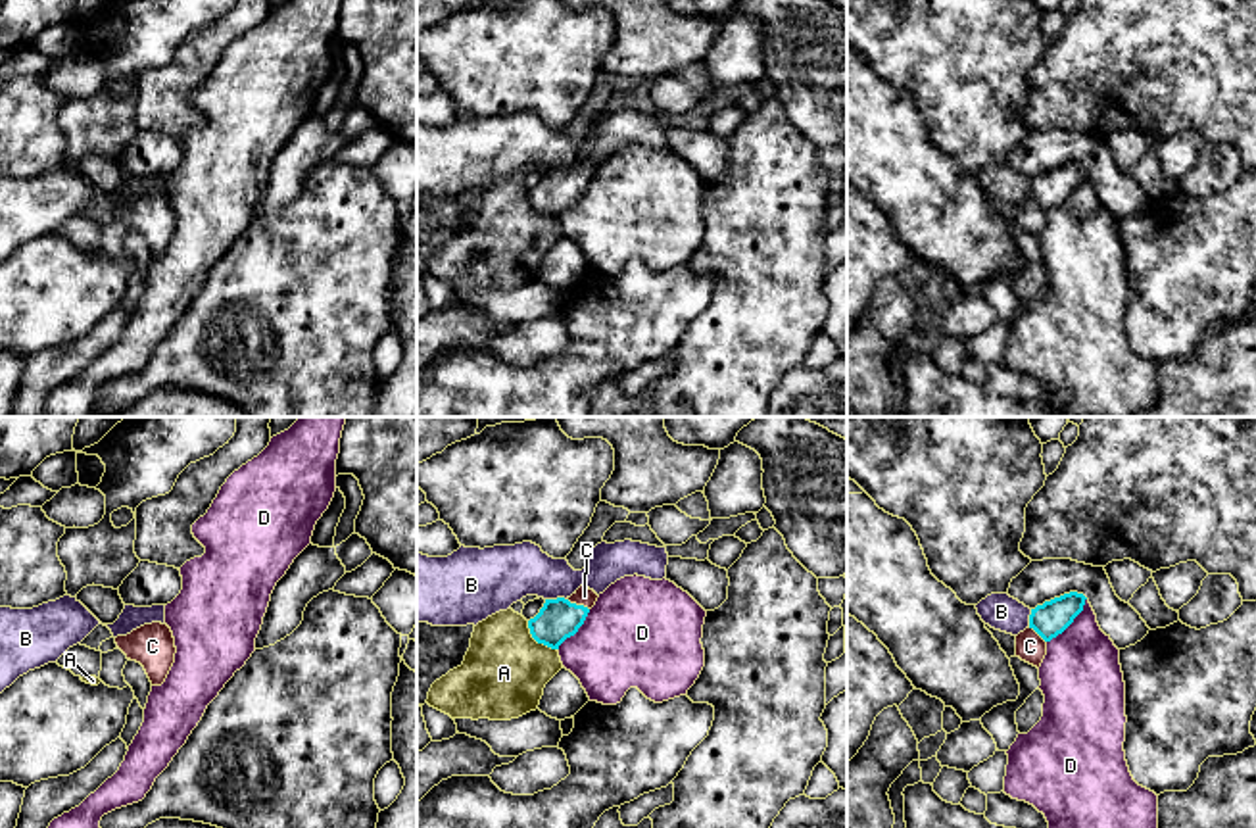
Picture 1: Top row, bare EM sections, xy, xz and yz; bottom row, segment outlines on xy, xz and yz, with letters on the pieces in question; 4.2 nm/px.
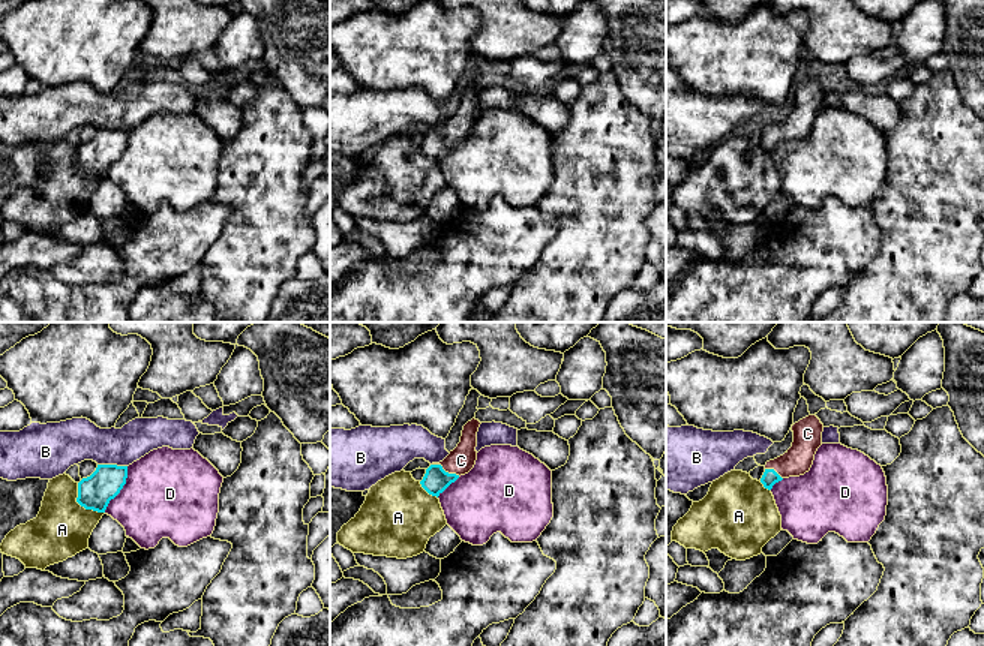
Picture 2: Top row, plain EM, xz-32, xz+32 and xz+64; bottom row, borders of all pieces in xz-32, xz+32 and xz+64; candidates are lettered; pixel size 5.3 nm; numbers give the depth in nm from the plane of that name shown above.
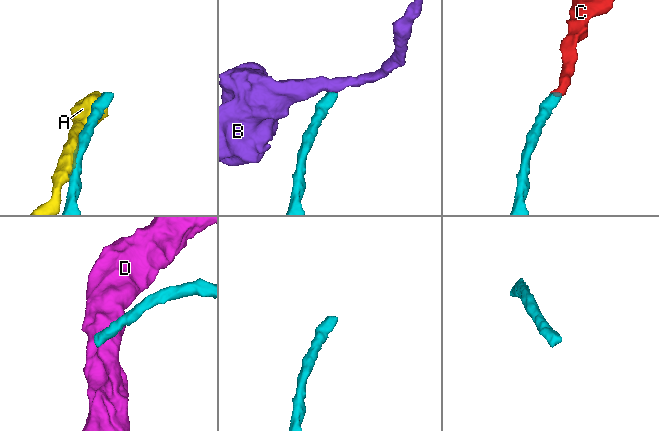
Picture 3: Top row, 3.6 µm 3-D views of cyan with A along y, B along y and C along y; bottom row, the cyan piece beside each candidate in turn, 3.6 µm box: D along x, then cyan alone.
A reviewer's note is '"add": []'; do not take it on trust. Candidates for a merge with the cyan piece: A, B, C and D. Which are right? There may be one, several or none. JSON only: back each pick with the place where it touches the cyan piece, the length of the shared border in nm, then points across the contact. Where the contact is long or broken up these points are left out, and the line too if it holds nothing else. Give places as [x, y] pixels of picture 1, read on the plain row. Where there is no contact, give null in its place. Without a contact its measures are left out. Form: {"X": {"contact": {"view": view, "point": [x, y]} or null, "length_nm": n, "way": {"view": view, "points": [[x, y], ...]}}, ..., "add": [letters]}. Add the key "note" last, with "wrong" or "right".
{"C": {"contact": {"view": "xz", "point": [579, 175]}, "length_nm": 110, "way": {"view": "xz", "points": [[559, 189], [579, 175], [584, 166]]}}, "add": ["C"], "note": "wrong"}

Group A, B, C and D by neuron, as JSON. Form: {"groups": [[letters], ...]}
{"groups": [["A"], ["B"], ["C"], ["D"]]}

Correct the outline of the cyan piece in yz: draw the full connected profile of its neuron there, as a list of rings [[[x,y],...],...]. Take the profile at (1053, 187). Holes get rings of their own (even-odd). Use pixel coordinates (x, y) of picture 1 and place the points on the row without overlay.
[[[1070,161],[1031,179],[1029,196],[1016,206],[1016,227],[1039,238],[1047,213],[1074,192],[1085,169],[1083,163]]]

